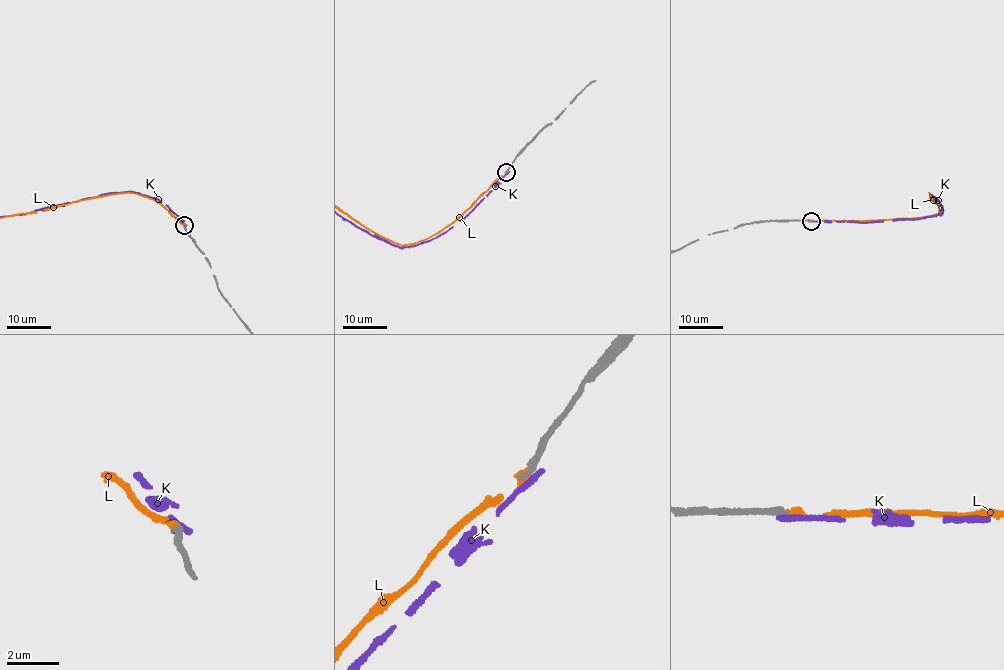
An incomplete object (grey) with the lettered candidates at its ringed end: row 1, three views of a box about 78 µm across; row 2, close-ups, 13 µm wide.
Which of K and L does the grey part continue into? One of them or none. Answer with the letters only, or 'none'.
L

